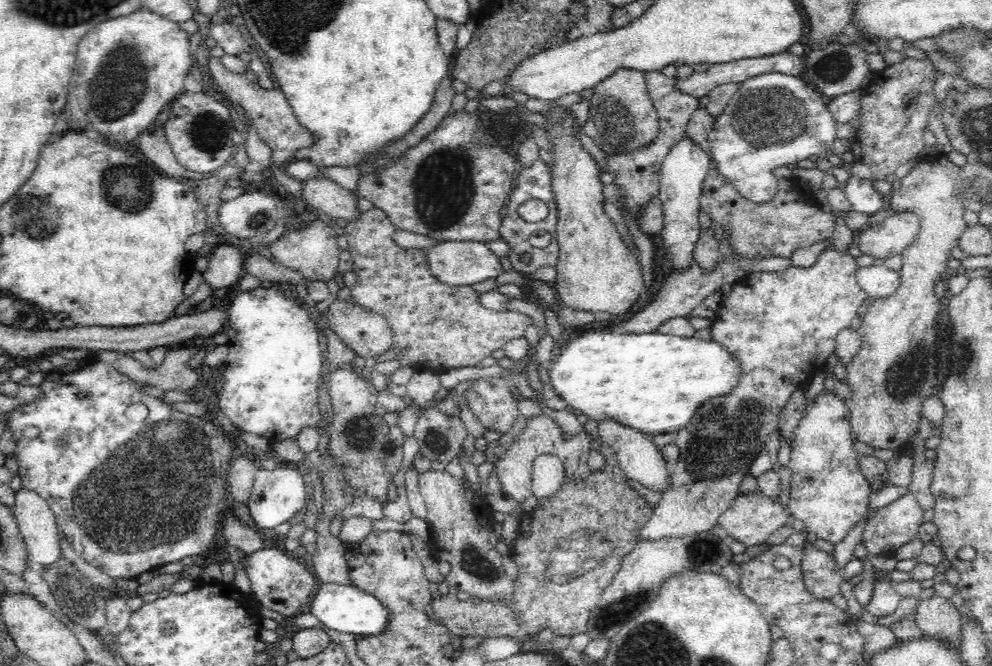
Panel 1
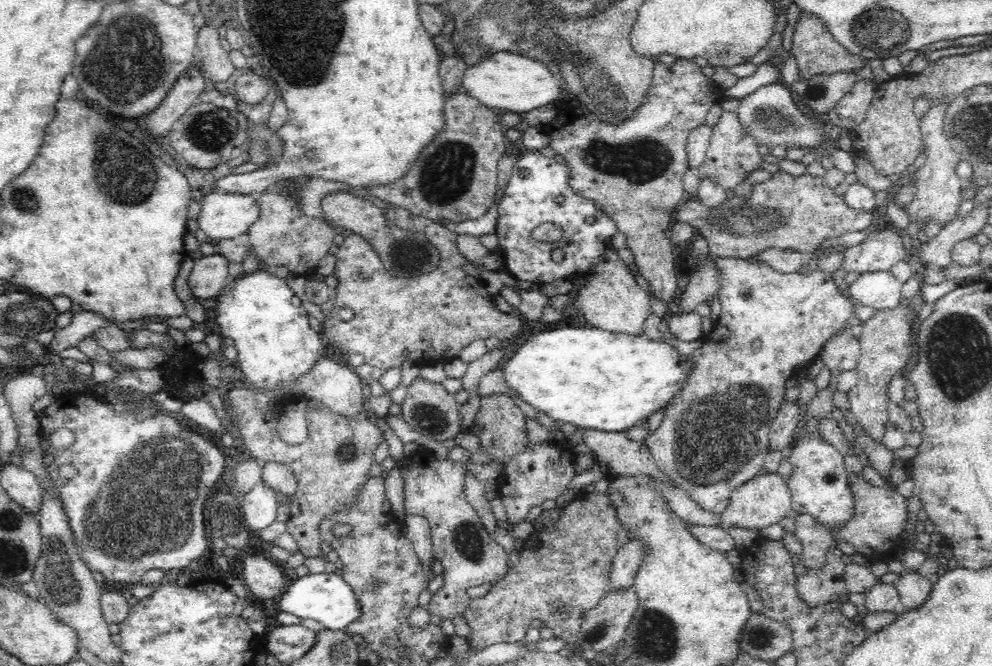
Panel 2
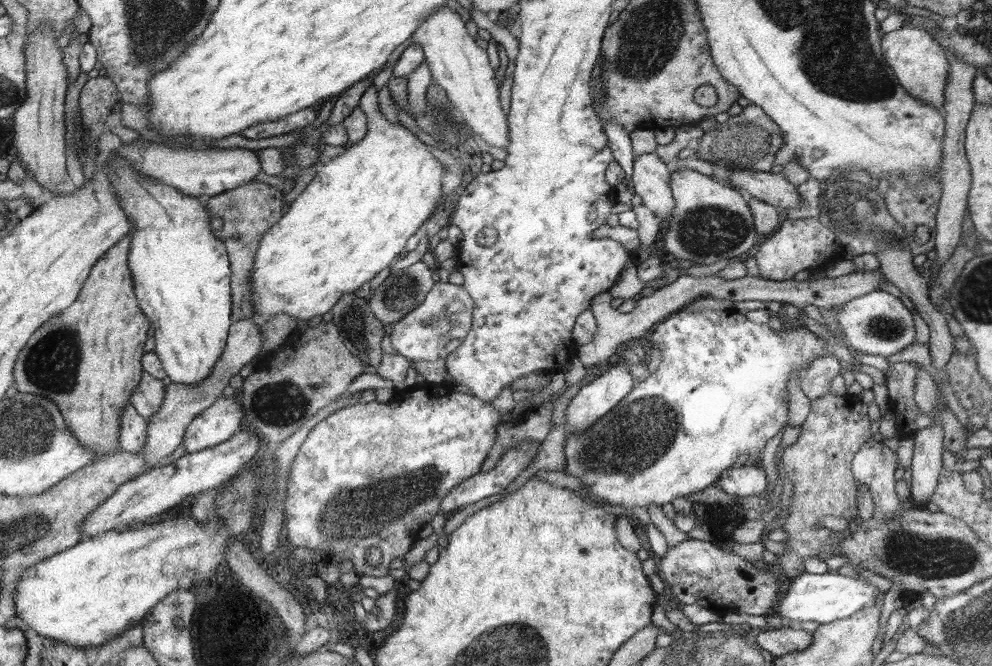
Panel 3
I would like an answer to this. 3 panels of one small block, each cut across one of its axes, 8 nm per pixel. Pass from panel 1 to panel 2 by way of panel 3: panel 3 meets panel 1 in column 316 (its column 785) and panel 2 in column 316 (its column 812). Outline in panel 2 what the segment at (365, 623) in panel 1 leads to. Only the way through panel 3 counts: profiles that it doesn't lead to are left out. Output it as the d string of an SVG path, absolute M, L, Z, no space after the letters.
M338 571L306 574L302 578L294 580L286 588L286 592L282 592L279 597L278 610L293 614L301 619L312 618L331 631L346 630L349 624L354 623L361 615L361 607L358 604L357 597Z

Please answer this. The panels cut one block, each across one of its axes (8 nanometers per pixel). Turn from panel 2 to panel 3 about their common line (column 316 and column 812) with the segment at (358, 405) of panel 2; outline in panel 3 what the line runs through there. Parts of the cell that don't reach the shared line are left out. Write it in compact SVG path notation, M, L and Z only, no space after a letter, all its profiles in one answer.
M832 353L819 357L799 376L800 389L810 400L822 398L826 393L830 393L832 380L838 377L845 367Z

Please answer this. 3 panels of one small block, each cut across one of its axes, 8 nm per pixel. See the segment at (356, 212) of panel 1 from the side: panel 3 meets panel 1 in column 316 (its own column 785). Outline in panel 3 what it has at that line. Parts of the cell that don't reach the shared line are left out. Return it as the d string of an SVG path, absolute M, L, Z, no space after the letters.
M728 168L732 173L731 183L737 190L746 192L750 197L763 200L785 213L803 202L797 186L784 178L782 173Z

